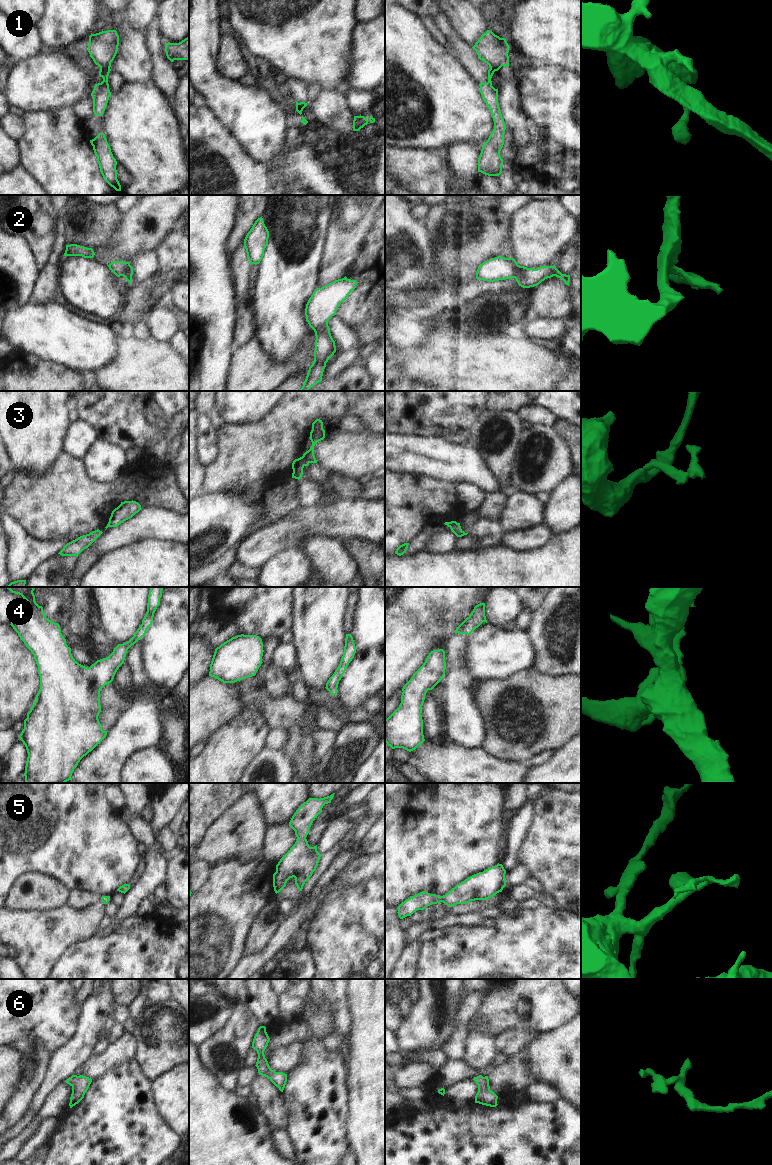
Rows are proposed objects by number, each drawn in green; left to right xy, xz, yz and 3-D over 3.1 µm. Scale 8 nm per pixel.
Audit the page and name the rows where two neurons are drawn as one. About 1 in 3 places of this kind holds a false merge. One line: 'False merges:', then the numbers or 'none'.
False merges: 1, 2, 3

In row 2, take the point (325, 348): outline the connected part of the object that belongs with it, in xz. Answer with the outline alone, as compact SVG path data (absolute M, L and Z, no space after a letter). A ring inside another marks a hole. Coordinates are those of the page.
M328 324L314 330L314 332L316 336L314 361L309 367L304 384L299 391L308 391L311 387L322 381L326 363L336 352L335 341L331 336Z

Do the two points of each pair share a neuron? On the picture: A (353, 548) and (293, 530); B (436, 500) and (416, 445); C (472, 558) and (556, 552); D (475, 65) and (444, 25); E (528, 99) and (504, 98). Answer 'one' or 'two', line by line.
A: two
B: two
C: one
D: one
E: two

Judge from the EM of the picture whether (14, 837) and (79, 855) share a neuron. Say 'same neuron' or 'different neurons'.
same neuron

